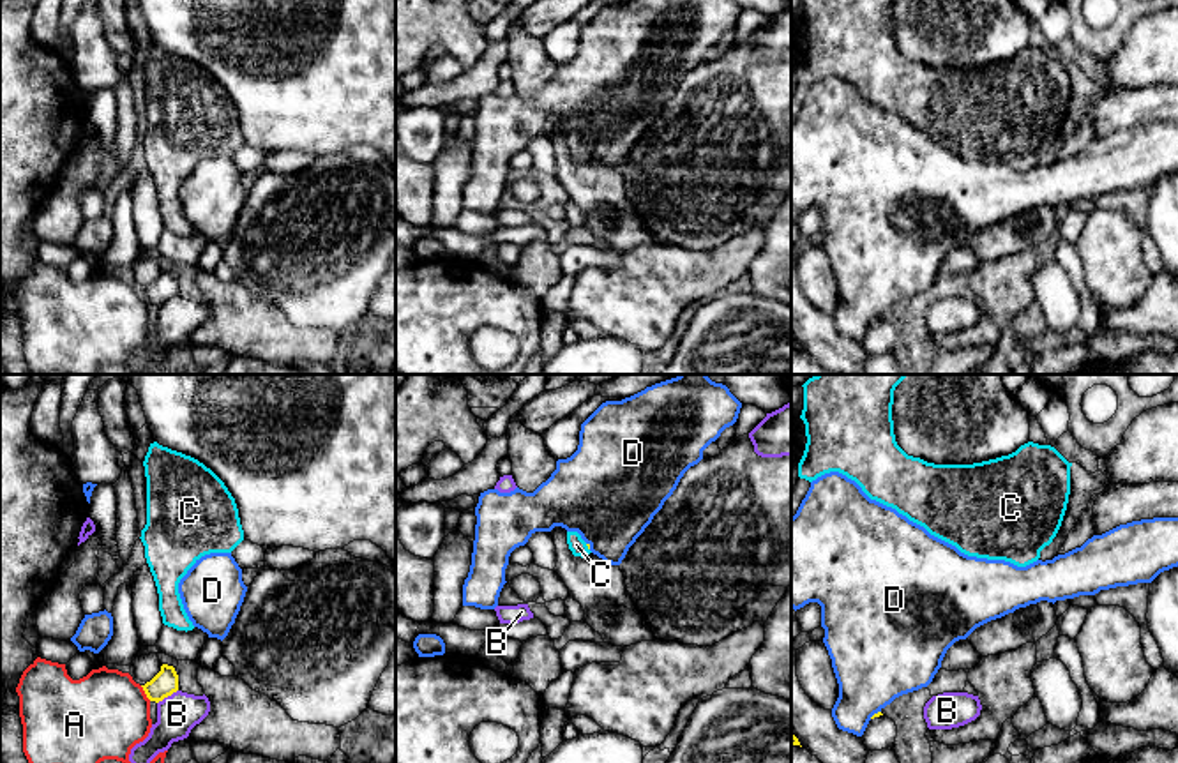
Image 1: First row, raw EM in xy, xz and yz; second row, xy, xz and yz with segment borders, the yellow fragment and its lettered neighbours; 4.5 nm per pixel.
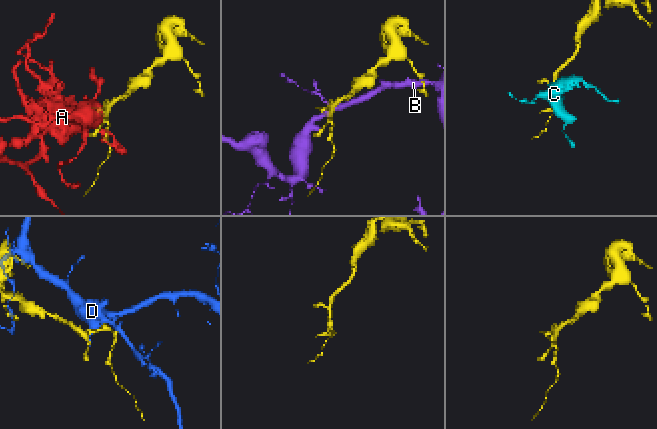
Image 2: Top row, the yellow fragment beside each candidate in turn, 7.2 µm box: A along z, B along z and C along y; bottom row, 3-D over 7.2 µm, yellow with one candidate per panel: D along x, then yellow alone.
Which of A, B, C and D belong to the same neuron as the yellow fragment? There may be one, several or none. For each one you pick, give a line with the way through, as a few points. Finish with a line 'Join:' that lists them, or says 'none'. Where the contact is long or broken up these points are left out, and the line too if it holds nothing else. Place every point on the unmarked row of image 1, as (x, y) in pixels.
C: across xz (587, 149), (588, 152), (576, 149)
Join: C

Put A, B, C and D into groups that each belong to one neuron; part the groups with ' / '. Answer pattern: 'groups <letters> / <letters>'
groups A / B / C / D

